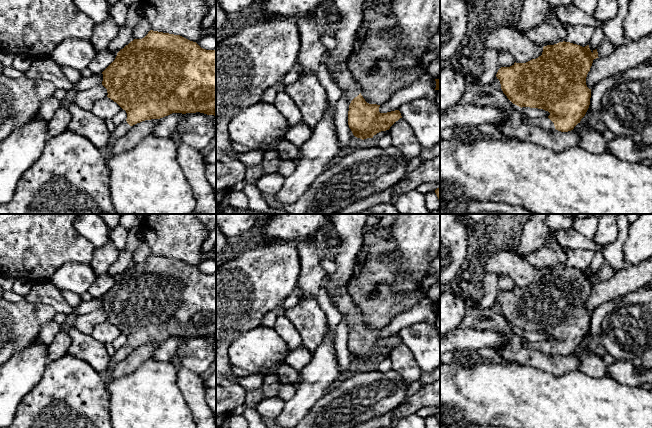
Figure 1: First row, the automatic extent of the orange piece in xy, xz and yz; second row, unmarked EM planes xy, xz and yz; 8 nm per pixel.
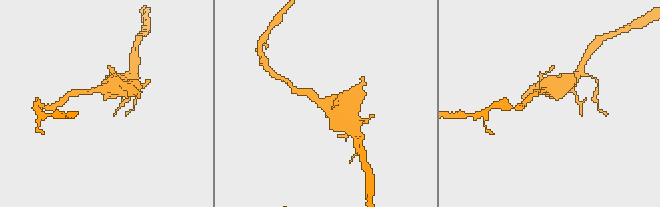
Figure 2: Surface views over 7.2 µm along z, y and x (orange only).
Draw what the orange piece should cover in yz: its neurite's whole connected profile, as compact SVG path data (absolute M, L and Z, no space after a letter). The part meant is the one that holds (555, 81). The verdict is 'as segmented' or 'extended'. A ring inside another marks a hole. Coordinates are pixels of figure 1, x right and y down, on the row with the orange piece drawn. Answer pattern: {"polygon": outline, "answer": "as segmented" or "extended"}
{"polygon": "M559 42L543 47L542 55L526 63L514 63L510 67L501 67L496 77L500 81L501 89L507 98L519 107L538 108L548 111L550 115L536 120L526 120L527 124L540 127L547 131L568 132L580 123L585 116L591 98L591 89L586 85L586 77L592 66L593 60L599 58L597 49L591 51L589 45L582 47L570 42Z", "answer": "extended"}

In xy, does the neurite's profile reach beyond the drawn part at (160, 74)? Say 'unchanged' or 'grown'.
grown

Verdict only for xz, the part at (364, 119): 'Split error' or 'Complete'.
Split error

